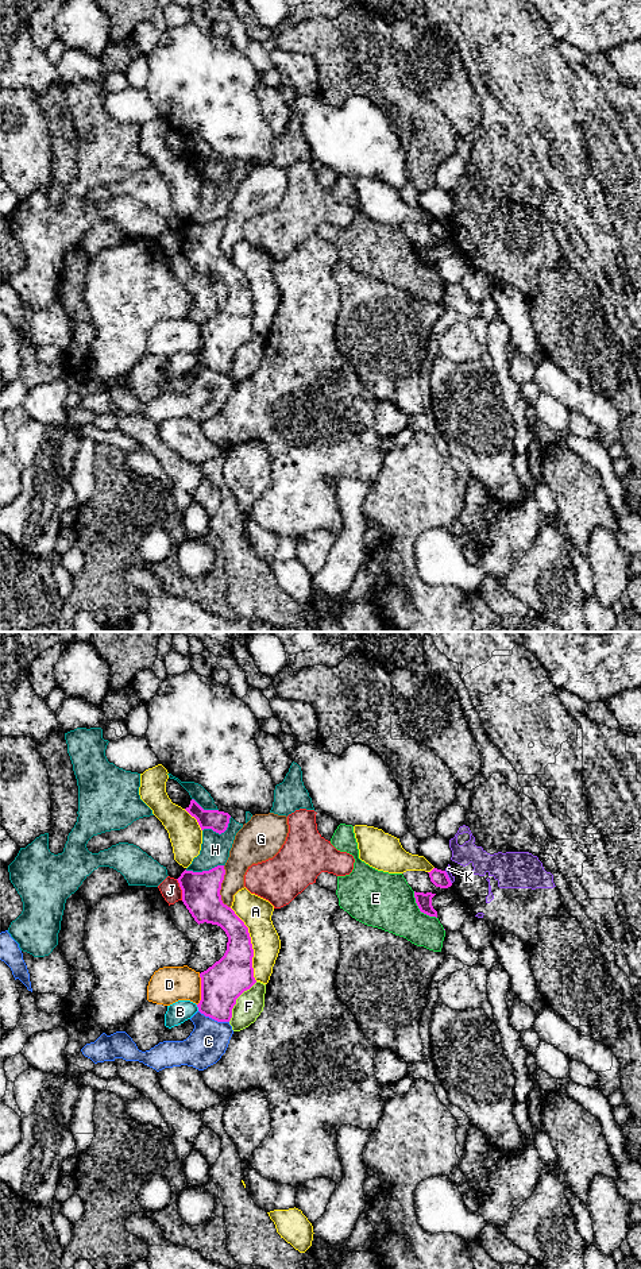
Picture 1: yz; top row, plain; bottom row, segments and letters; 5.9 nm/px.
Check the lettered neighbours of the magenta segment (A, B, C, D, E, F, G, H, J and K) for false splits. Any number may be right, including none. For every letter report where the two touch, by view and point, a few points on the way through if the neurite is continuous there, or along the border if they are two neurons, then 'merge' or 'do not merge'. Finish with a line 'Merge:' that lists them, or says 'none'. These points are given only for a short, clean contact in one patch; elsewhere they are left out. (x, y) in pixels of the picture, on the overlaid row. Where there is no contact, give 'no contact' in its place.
A: meets magenta in yz at (251, 944); do not merge
B: meets magenta in yz at (197, 1006); do not merge
C: meets magenta in yz at (213, 1018); border along yz (199, 1010), (217, 1021), (228, 1022); do not merge
D: meets magenta in yz at (201, 990); do not merge
E: meets magenta in yz at (419, 907); do not merge
F: meets magenta in yz at (235, 1001); do not merge
G: meets magenta in yz at (220, 887); do not merge
H: meets magenta in yz at (204, 871); do not merge
J: meets magenta in yz at (181, 888); do not merge
K: meets magenta in yz at (448, 878); border along yz (444, 871), (451, 883); do not merge
Merge: none

